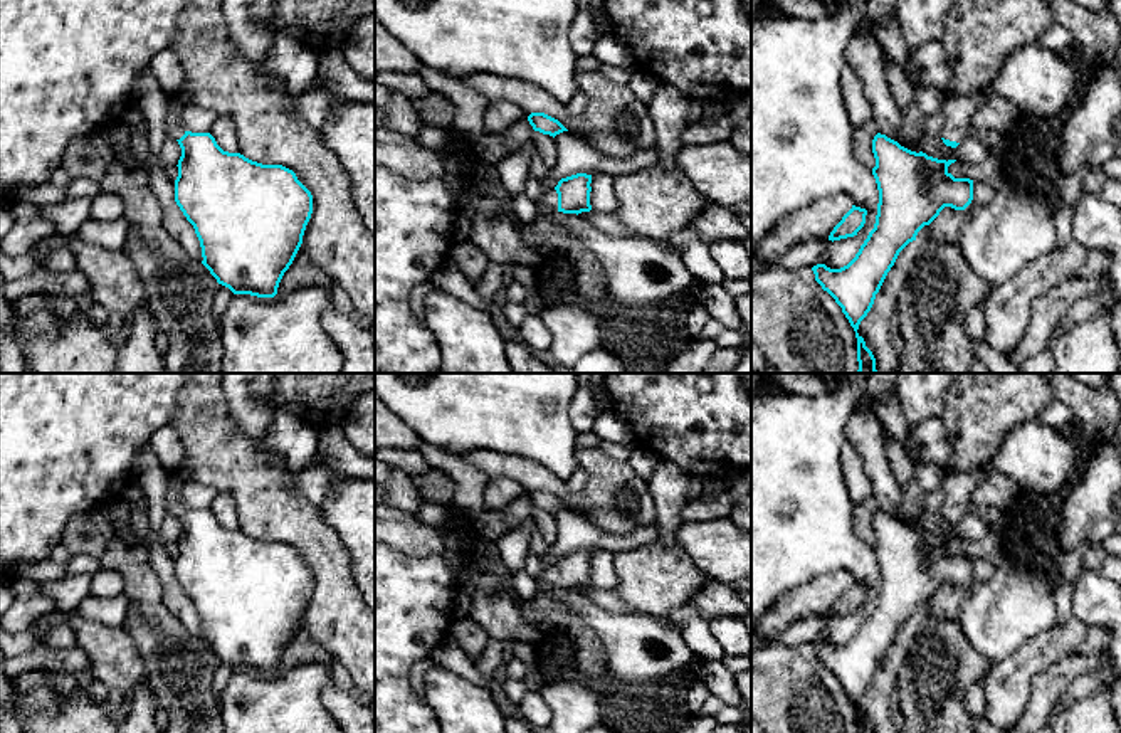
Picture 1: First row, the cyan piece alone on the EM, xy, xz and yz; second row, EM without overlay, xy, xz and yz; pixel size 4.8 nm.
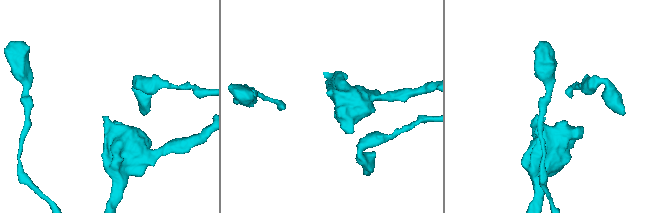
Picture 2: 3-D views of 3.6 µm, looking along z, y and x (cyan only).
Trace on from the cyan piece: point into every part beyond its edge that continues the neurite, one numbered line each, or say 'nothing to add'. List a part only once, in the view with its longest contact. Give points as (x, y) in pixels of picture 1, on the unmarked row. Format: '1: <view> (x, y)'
1: xz (548, 579)

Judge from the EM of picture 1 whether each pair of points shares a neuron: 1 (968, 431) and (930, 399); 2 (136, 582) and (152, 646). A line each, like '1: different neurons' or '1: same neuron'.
1: different neurons
2: same neuron

